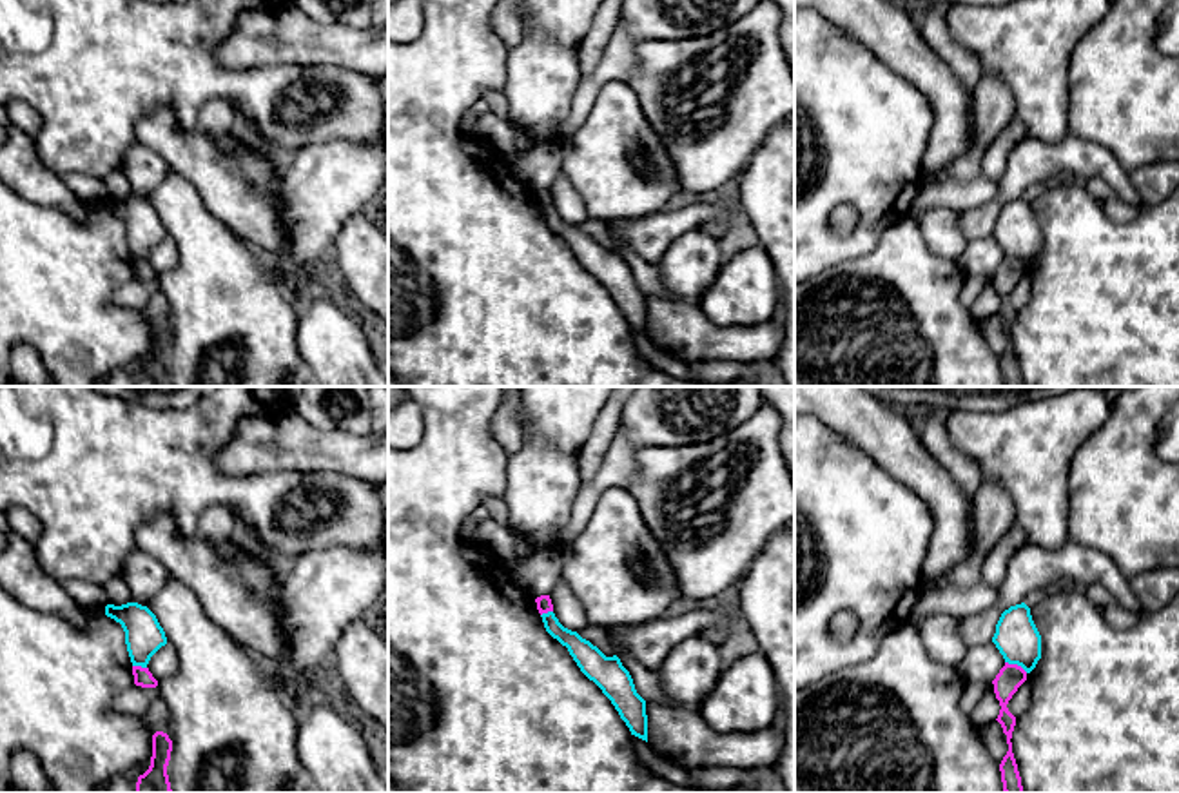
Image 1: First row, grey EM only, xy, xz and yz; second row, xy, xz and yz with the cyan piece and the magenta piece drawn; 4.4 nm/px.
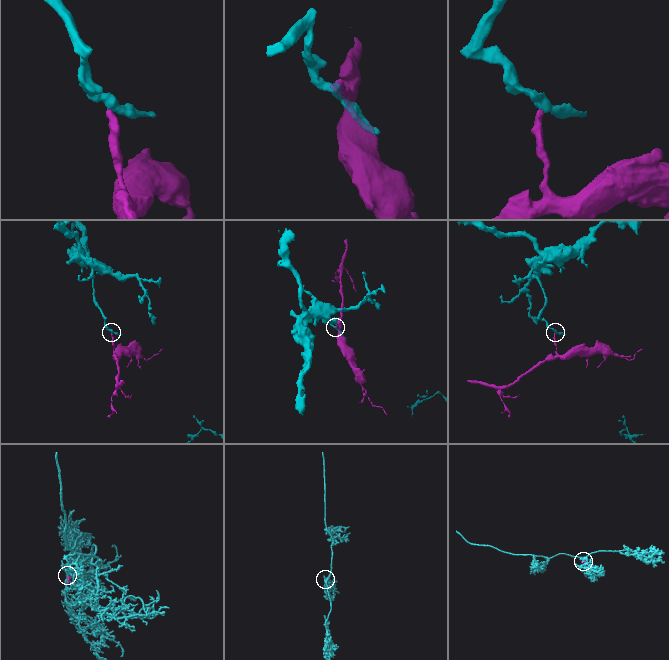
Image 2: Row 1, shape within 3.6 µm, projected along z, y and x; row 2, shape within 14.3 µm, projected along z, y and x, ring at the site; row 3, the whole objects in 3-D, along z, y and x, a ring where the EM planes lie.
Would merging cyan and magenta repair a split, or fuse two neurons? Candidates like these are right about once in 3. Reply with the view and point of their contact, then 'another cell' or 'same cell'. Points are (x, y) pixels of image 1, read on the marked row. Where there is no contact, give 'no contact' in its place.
meets cyan in yz at (1016, 663); another cell

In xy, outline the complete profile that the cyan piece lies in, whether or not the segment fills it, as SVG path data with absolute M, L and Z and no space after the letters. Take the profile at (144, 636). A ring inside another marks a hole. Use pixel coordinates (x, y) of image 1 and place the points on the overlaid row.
M138 602L107 604L105 615L122 624L132 666L147 668L151 657L167 644L156 615Z

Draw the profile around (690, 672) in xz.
M697 635L677 644L657 675L671 700L686 708L697 708L715 688L729 657L729 648Z

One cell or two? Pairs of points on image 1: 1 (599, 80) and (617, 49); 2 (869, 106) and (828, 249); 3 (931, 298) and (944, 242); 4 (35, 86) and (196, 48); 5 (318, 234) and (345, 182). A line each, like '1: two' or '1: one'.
1: one
2: one
3: two
4: one
5: one

